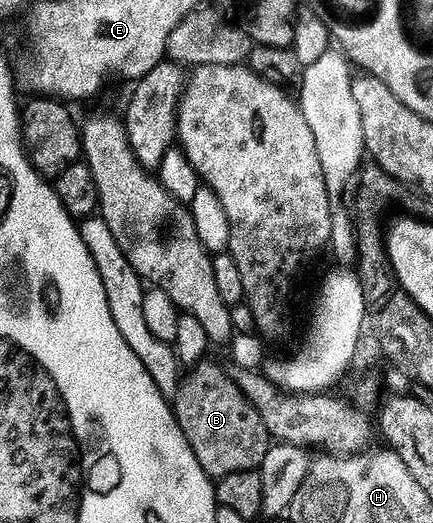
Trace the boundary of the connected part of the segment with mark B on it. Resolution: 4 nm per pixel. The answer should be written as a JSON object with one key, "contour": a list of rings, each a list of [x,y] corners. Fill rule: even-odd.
{"contour":[[[198,363],[182,377],[179,391],[173,397],[175,421],[208,476],[218,478],[258,469],[269,447],[265,422],[242,387],[227,377],[221,365],[205,363]]]}

